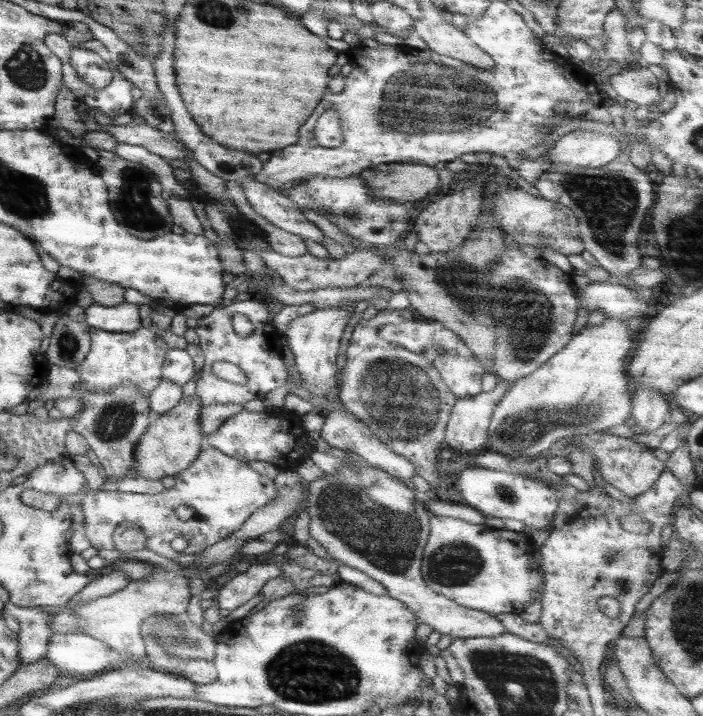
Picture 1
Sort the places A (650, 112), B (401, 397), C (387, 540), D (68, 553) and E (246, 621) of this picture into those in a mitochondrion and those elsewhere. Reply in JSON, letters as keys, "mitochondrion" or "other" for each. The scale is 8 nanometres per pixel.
{"A":"other","B":"mitochondrion","C":"mitochondrion","D":"other","E":"other"}

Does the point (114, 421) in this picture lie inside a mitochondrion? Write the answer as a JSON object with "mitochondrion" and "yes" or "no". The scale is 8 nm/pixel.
{"mitochondrion":"yes"}

